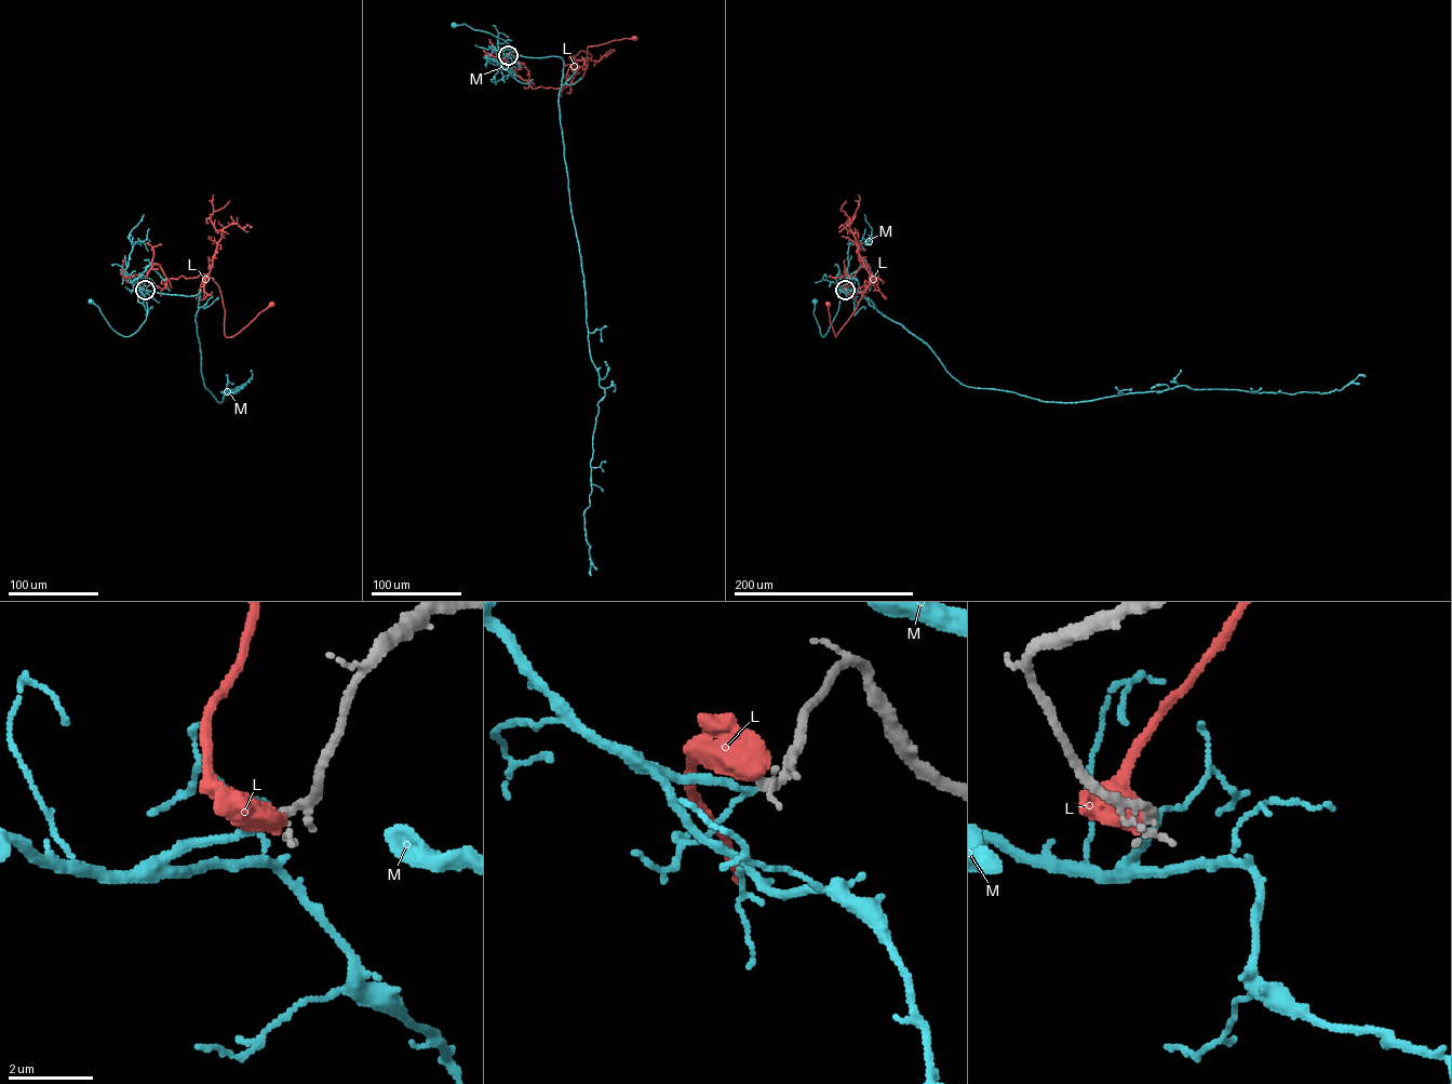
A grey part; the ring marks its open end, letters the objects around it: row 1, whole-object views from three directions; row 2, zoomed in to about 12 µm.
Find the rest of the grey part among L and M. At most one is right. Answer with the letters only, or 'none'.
M

